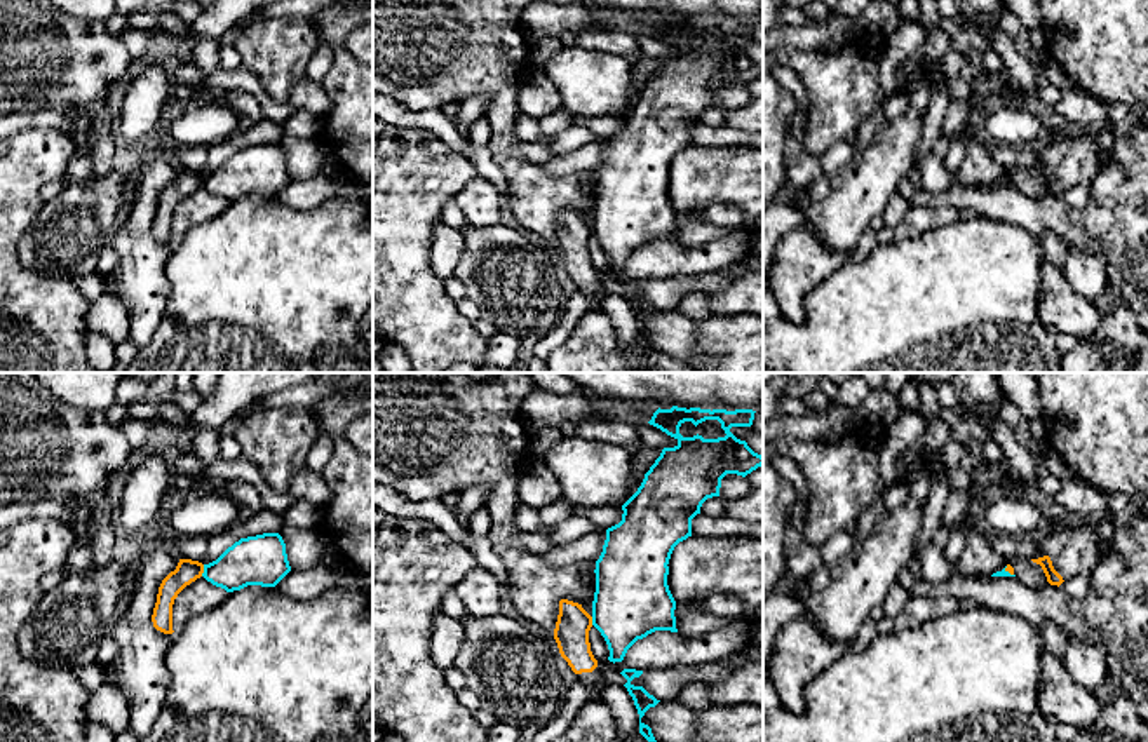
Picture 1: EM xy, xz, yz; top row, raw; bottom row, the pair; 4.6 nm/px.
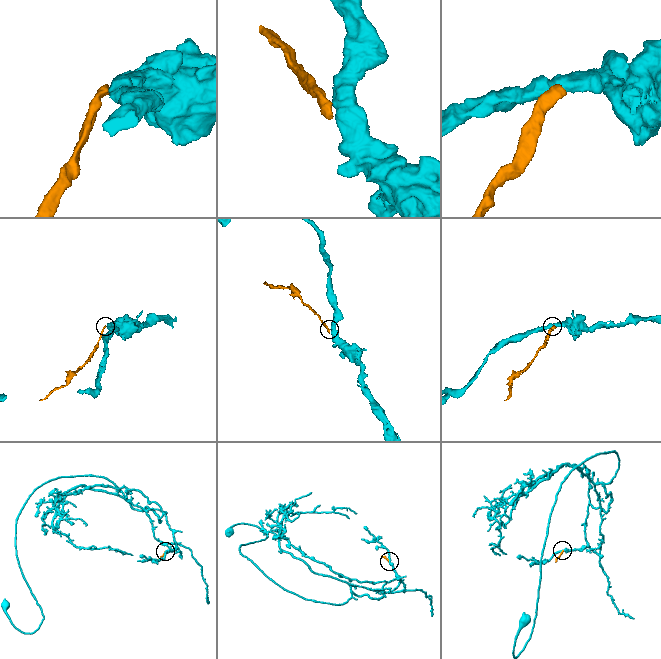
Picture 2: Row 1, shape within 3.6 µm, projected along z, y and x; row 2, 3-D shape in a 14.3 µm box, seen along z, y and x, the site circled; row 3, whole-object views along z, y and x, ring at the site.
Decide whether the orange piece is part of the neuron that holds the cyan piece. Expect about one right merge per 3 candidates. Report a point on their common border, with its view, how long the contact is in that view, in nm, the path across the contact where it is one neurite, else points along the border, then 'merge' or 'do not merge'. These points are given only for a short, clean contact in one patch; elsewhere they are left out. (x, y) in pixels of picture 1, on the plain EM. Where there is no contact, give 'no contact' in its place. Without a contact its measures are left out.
xy (204, 180) | 60 nm | along xy (204, 175), (201, 185) | do not merge

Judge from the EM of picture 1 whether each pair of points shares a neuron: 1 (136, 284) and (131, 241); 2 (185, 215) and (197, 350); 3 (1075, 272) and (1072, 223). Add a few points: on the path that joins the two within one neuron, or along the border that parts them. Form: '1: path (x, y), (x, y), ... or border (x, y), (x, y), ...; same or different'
1: path (136, 274), (136, 251); same
2: border (222, 211), (194, 225), (175, 242); different
3: border (1072, 251), (1098, 253), (1103, 258), (1107, 277); different

